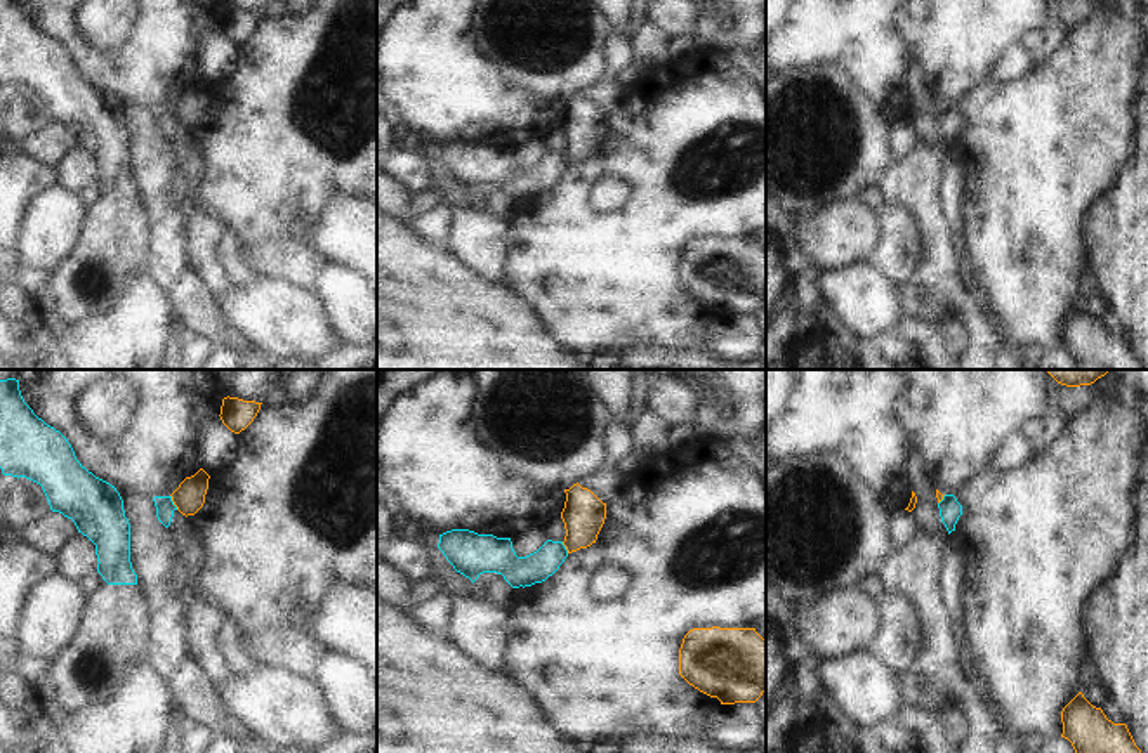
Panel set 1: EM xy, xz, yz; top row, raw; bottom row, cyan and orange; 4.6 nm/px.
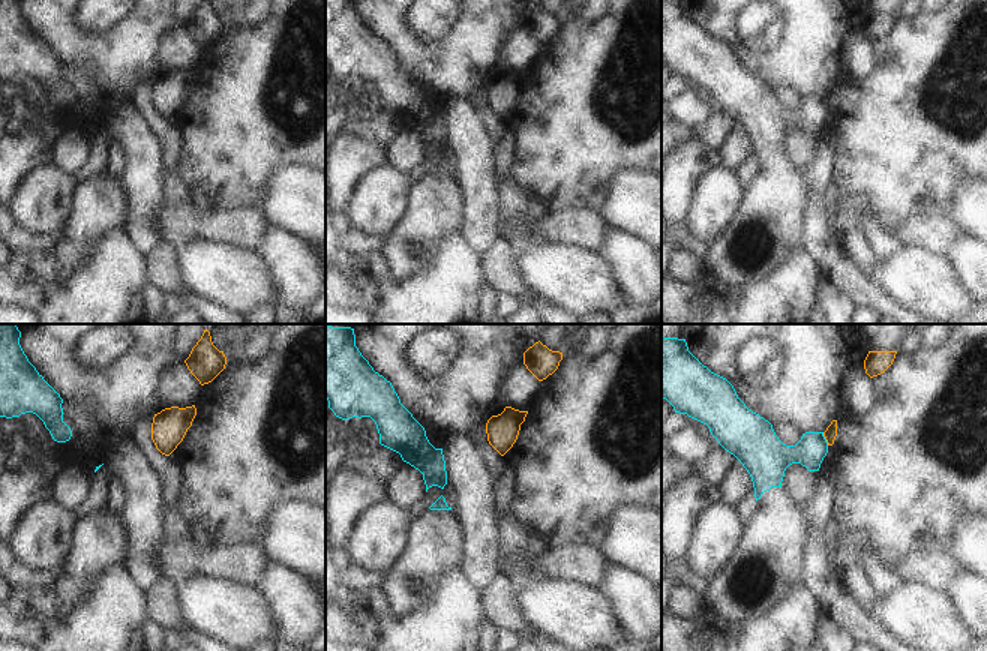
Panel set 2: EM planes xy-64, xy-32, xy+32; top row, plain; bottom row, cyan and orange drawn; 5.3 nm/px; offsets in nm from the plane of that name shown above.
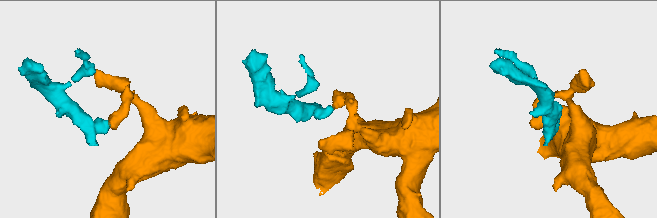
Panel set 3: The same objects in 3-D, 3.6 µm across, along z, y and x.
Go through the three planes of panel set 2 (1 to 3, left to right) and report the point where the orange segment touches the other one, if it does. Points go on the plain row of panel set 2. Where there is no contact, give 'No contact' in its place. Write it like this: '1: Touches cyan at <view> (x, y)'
1: No contact
2: No contact
3: Touches cyan at xy+32 (824, 102)

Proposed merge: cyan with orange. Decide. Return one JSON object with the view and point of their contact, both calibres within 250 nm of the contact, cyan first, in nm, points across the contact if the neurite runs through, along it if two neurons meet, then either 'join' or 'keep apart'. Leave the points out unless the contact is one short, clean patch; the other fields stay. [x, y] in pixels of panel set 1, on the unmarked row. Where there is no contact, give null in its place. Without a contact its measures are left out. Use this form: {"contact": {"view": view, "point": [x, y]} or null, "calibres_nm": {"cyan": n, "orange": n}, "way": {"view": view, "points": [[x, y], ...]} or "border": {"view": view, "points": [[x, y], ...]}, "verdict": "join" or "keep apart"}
{"contact": {"view": "xy", "point": [172, 113]}, "calibres_nm": {"cyan": 90, "orange": 140}, "border": {"view": "xy", "points": [[171, 106], [178, 120]]}, "verdict": "keep apart"}

